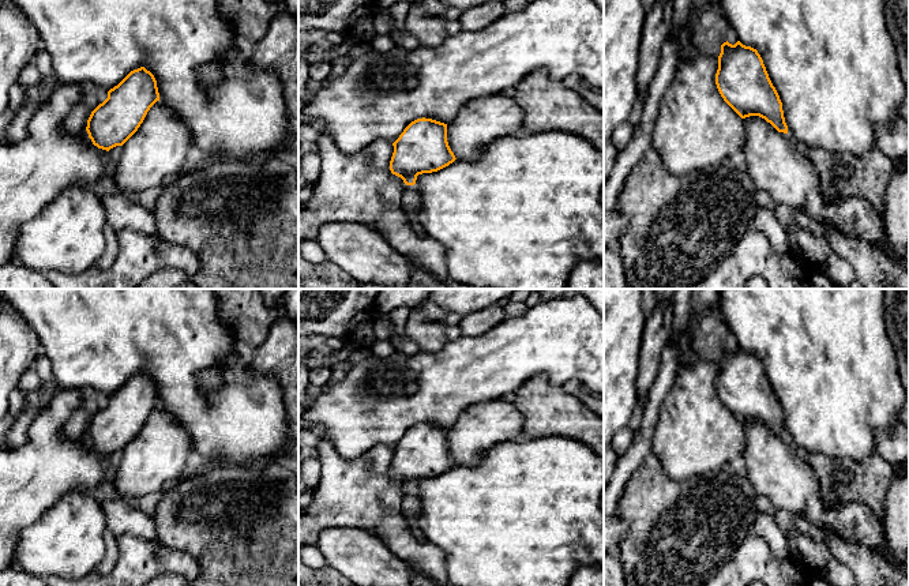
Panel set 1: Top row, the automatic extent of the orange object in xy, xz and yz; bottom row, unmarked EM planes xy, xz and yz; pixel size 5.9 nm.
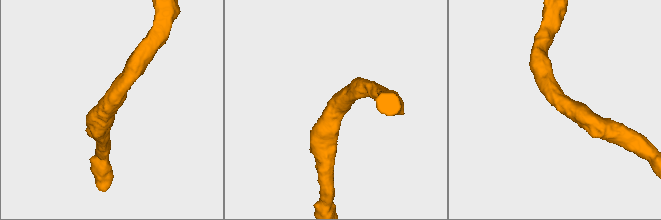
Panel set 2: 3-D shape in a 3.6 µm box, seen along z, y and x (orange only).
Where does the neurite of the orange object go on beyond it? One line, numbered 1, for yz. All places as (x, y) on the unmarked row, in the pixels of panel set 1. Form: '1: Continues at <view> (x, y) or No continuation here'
1: No continuation here

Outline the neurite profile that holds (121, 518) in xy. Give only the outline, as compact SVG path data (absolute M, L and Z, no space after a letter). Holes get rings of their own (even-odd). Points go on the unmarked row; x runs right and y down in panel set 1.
M123 499L101 502L106 529L117 538L123 534L132 534L146 541L158 541L155 525L151 516L136 507L128 506Z

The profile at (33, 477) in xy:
M59 388L30 425L27 443L0 450L0 571L14 566L18 536L23 527L37 522L61 496L80 489L91 489L104 480L108 457L94 451L87 436L80 440L70 440L61 432L63 425L80 402L80 388Z

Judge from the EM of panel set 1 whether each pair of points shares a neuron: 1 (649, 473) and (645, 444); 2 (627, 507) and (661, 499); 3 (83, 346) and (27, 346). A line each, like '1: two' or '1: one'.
1: two
2: one
3: two

